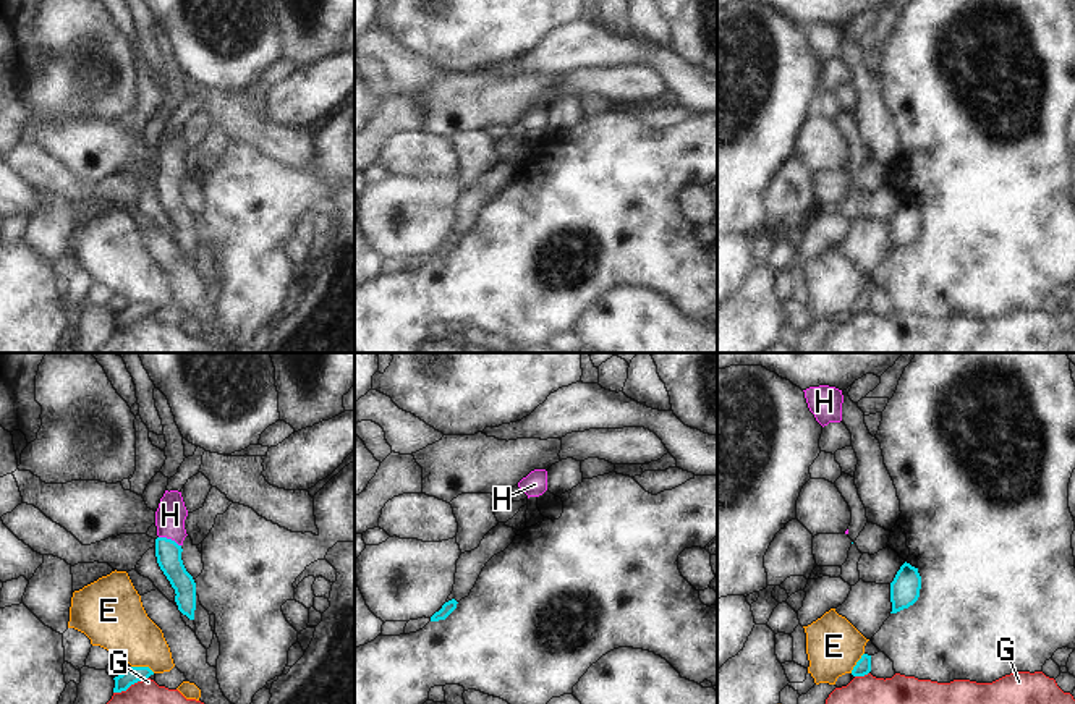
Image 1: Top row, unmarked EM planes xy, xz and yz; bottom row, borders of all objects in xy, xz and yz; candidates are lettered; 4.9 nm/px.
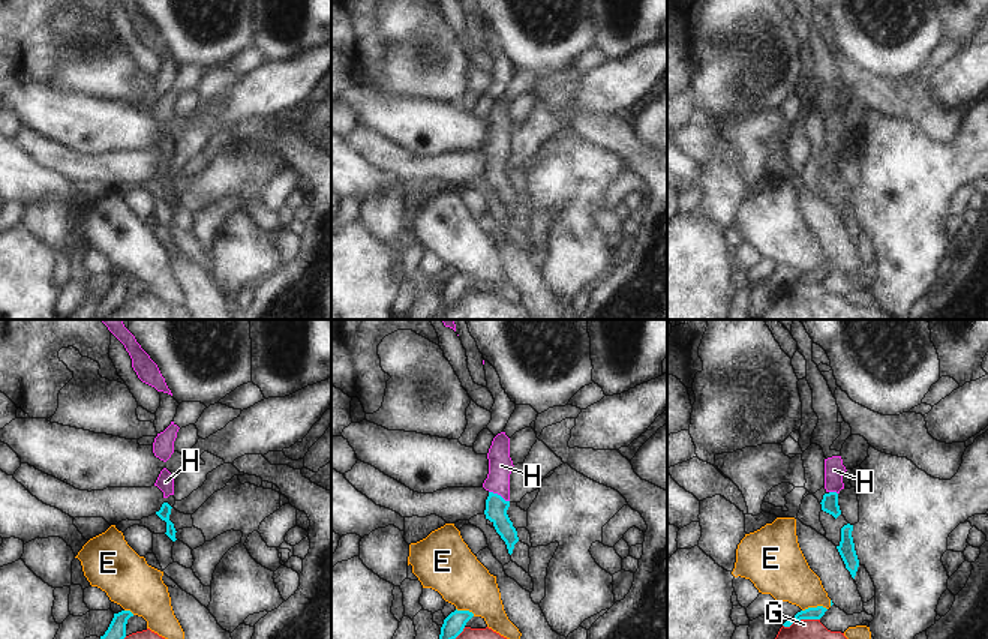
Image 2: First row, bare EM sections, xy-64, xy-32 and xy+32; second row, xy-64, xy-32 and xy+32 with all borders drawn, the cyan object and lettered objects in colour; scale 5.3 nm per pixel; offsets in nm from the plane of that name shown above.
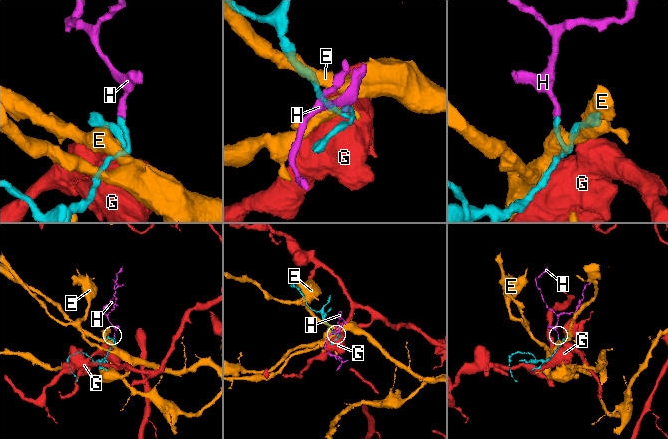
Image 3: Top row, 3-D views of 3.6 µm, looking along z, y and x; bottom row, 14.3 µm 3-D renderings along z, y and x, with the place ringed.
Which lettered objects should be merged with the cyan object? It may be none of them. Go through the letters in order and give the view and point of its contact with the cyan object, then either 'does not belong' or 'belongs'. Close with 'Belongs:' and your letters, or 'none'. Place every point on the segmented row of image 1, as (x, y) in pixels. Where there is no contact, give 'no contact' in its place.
E: xy (143, 667) | does not belong
G: xy (130, 685) | does not belong
H: xy (170, 539) | belongs
Belongs: H

